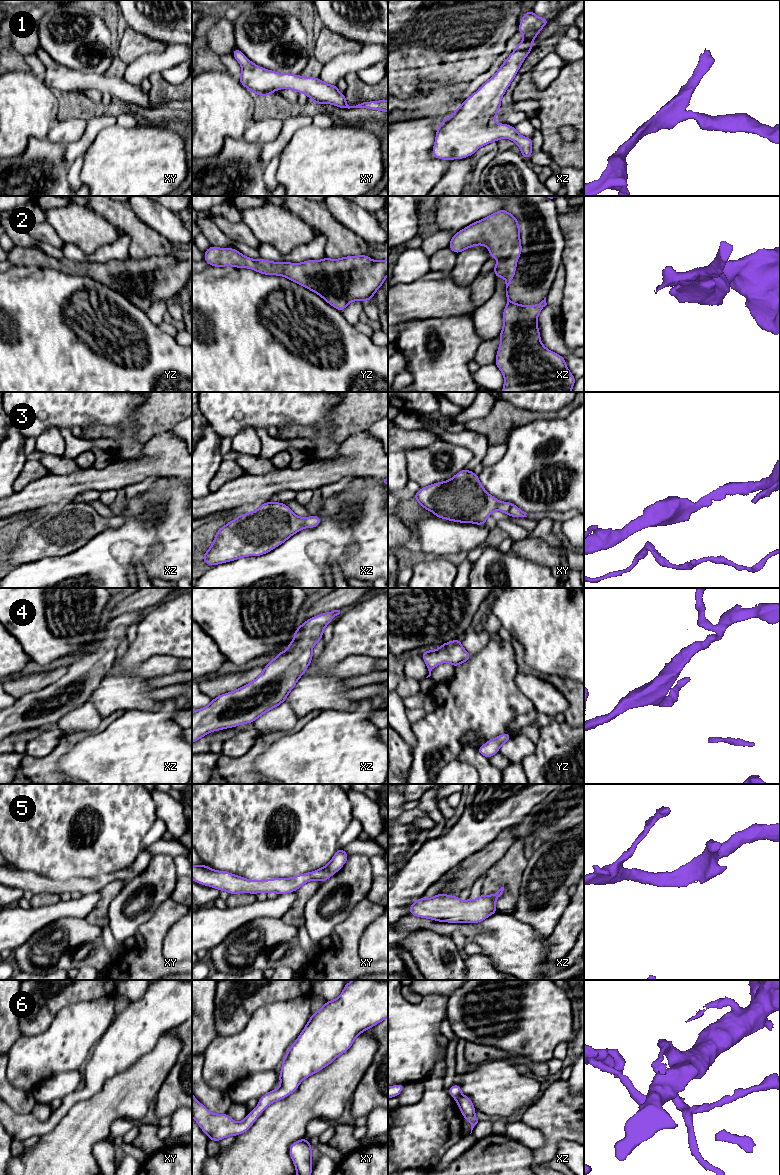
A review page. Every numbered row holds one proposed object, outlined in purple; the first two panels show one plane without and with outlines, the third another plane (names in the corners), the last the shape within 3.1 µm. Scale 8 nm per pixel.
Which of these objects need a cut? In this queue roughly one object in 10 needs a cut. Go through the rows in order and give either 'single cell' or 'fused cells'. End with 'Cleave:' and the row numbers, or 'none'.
1: single cell
2: single cell
3: single cell
4: single cell
5: single cell
6: single cell
Cleave: none

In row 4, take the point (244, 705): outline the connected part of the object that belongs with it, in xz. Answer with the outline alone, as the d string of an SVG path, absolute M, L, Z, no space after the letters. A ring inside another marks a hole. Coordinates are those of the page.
M333 610L306 620L294 631L294 639L289 643L287 650L279 652L267 663L257 679L232 692L217 696L206 707L192 711L192 743L210 732L252 723L285 702L288 694L311 663L312 648L322 640L325 627L339 614L340 610Z

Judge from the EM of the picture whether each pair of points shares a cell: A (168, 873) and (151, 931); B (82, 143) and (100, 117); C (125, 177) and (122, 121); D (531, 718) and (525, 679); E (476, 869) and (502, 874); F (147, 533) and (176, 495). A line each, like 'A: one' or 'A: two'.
A: two
B: one
C: two
D: two
E: two
F: one

